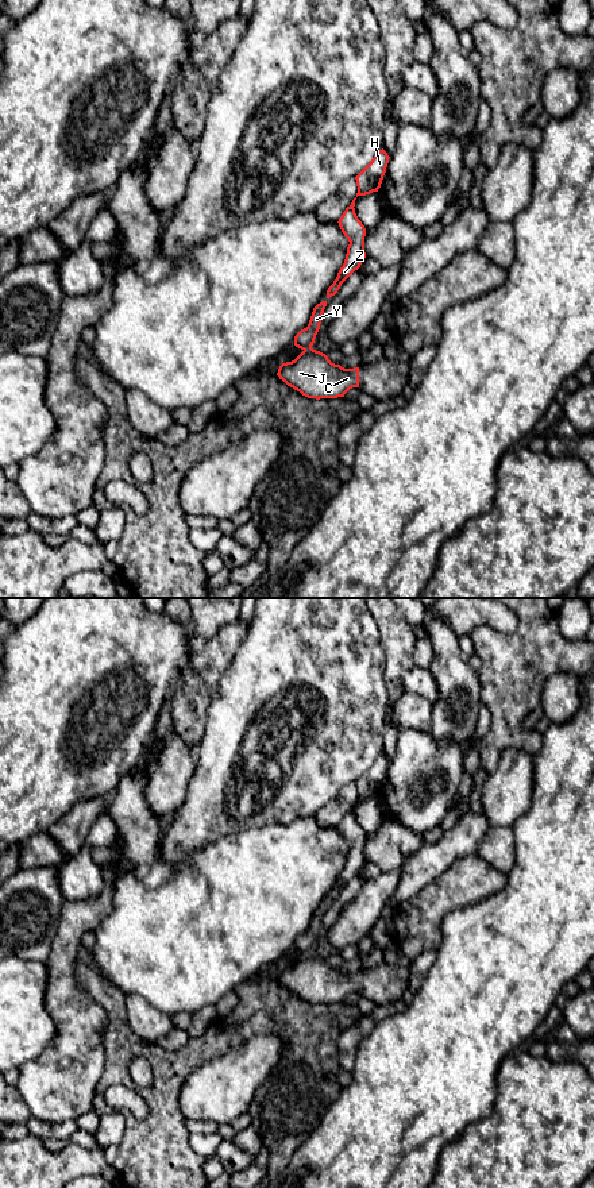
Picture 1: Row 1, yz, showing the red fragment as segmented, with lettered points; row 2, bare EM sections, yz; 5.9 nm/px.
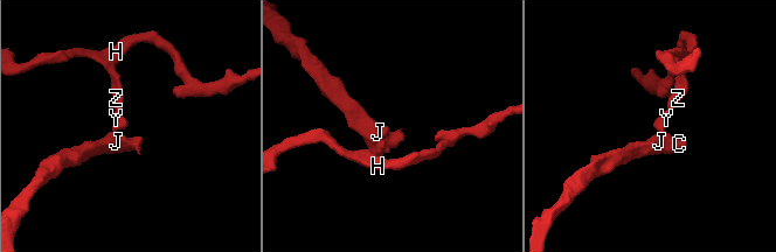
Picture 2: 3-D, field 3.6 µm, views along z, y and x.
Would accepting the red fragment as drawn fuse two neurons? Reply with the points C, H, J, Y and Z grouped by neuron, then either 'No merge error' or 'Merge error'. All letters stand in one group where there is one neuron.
Groups: C J / H Y Z. Merge error

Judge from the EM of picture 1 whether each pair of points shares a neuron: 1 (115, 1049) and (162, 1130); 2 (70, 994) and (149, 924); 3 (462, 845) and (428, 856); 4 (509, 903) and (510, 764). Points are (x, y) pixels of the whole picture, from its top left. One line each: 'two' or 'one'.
1: one
2: two
3: one
4: two

